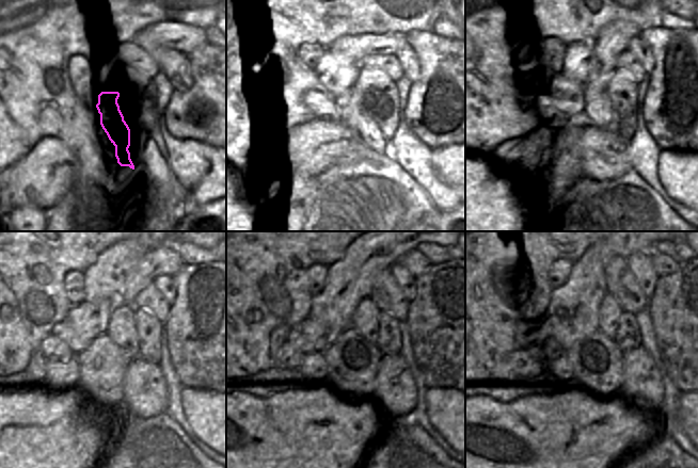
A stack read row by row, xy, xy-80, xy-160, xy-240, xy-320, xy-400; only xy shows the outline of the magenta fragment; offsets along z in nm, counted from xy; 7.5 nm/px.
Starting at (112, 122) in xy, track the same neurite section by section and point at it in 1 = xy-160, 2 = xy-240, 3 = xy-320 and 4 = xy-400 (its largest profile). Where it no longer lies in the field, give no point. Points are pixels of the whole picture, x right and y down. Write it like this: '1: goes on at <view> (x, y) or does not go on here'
1: goes on at xy-160 (614, 38)
2: goes on at xy-240 (164, 259)
3: goes on at xy-320 (415, 262)
4: goes on at xy-400 (663, 264)

